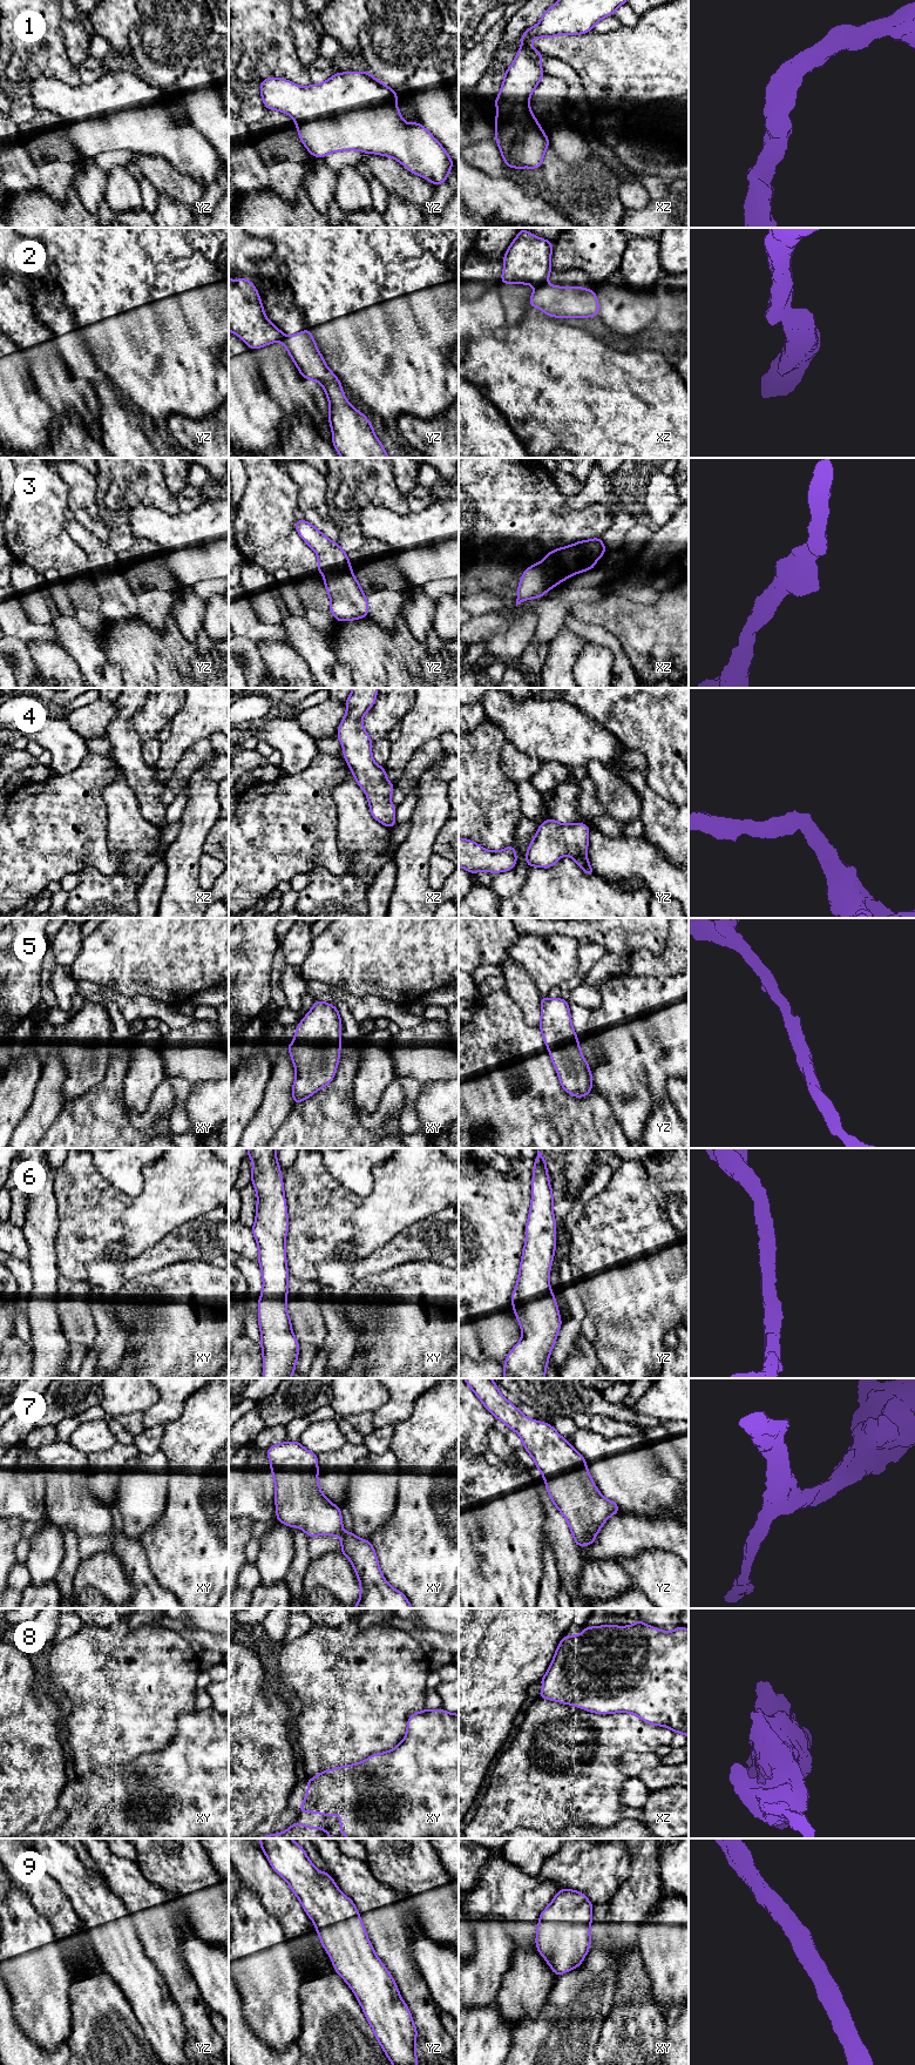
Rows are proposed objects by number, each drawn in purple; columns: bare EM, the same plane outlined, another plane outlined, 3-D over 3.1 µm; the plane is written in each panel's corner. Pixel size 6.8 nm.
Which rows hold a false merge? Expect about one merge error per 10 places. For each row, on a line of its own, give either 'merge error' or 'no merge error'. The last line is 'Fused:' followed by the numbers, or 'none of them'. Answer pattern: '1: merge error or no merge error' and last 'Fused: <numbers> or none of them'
1: no merge error
2: merge error
3: no merge error
4: no merge error
5: no merge error
6: no merge error
7: no merge error
8: no merge error
9: no merge error
Fused: 2

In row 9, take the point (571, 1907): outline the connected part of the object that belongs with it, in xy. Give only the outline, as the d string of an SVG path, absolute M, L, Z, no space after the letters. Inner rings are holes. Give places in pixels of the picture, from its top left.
M572 1889L558 1890L541 1912L535 1945L556 1977L582 1964L591 1944L591 1923L592 1903Z

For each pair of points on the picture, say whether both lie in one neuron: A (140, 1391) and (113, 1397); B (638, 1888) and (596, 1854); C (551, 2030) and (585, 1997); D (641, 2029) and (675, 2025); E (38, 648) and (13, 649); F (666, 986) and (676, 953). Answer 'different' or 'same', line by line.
A: same
B: different
C: same
D: different
E: different
F: different

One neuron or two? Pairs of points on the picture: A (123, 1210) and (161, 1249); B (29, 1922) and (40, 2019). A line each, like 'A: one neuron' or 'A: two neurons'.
A: two neurons
B: one neuron

